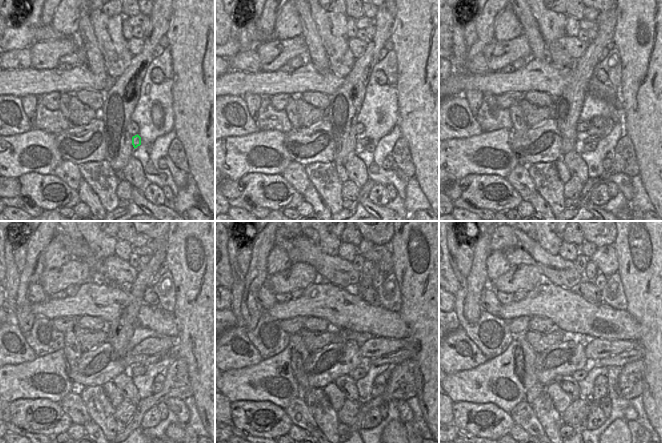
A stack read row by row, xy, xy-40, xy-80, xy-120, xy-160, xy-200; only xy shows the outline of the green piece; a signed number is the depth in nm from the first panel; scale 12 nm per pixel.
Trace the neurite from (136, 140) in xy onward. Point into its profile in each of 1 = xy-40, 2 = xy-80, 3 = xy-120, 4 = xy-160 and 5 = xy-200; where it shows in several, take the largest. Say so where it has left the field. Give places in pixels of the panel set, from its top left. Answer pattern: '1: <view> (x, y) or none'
1: xy-40 (361, 140)
2: xy-80 (592, 134)
3: xy-120 (144, 360)
4: xy-160 (401, 355)
5: xy-200 (623, 358)

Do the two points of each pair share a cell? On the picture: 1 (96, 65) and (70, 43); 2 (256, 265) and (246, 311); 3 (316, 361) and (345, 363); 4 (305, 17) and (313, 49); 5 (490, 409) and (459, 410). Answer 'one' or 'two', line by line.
1: two
2: one
3: one
4: one
5: one

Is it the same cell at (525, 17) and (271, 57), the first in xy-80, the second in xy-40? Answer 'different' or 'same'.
different

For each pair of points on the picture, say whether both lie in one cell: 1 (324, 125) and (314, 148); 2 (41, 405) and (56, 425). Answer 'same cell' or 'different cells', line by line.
1: same cell
2: same cell

